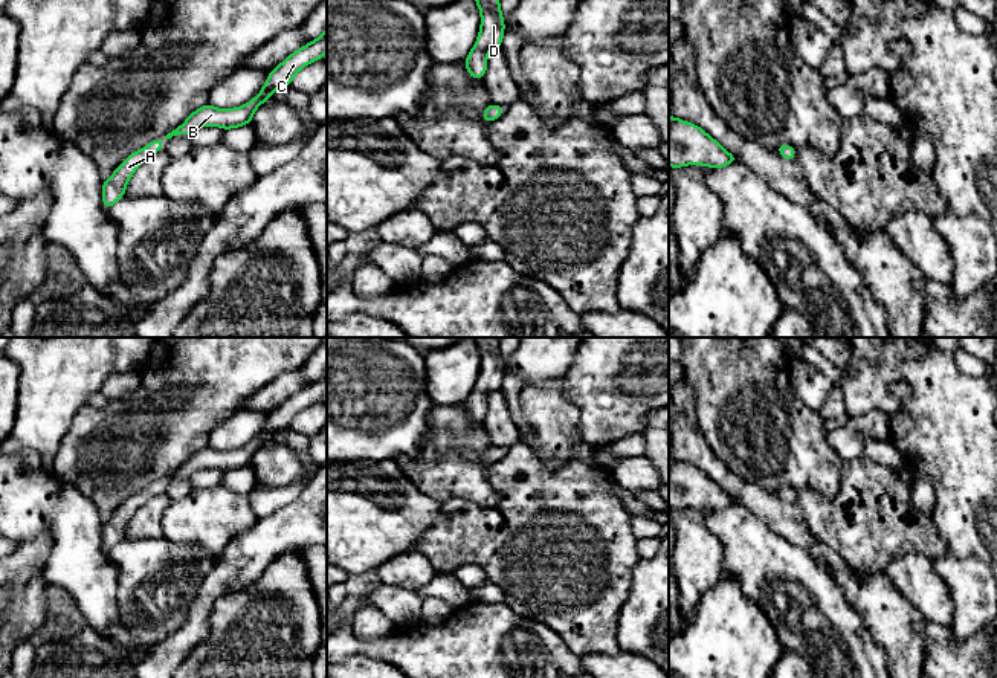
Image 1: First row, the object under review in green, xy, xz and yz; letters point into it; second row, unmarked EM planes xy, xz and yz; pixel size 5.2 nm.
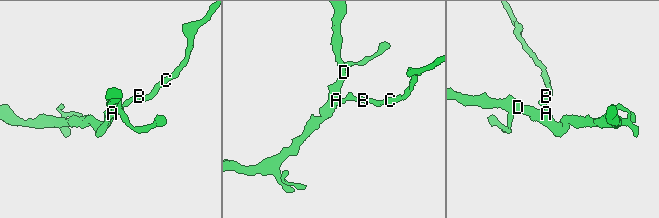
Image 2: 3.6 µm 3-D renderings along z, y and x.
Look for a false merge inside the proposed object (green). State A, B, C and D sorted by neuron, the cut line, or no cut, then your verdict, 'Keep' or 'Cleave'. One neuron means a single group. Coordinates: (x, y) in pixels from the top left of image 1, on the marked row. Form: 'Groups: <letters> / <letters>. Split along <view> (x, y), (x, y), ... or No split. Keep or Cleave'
Groups: A B C D. No split. Keep

